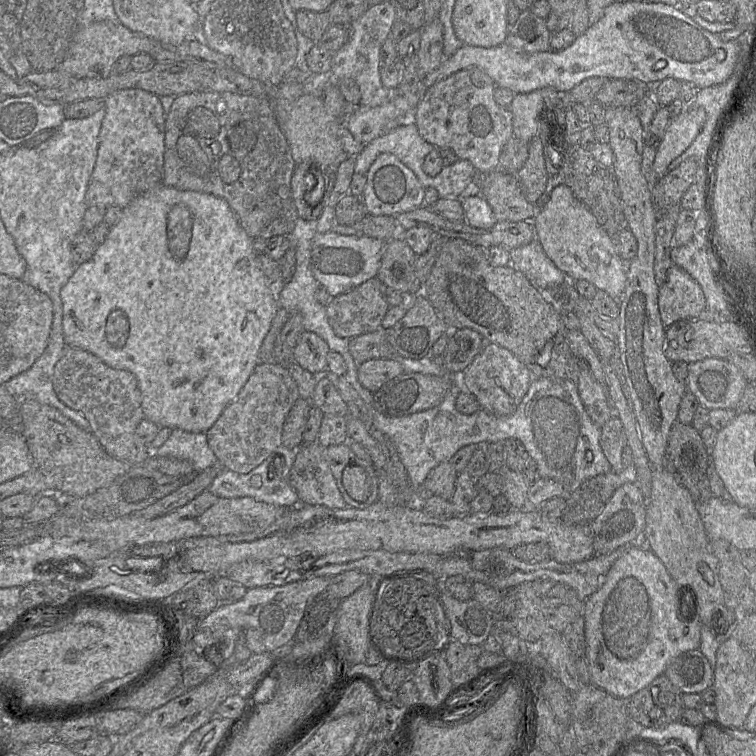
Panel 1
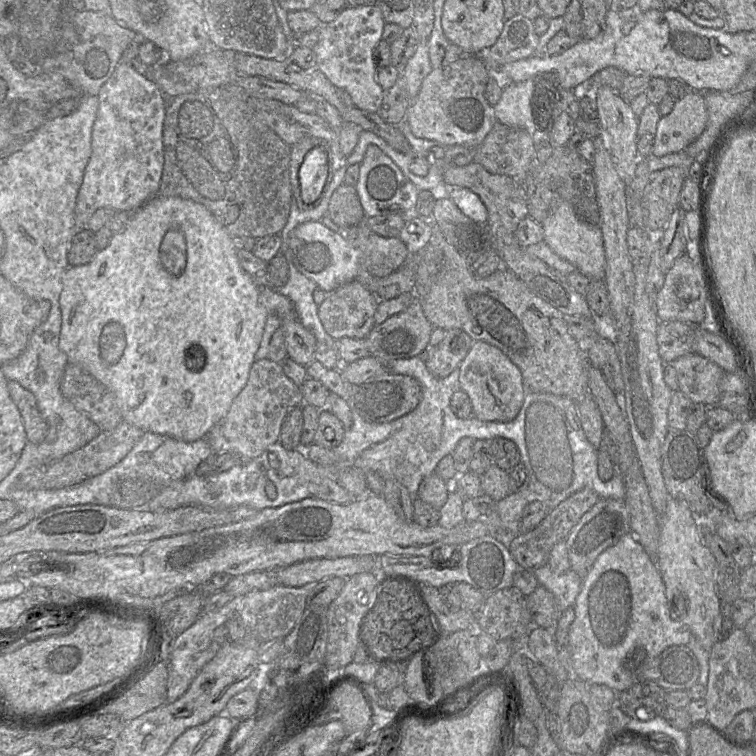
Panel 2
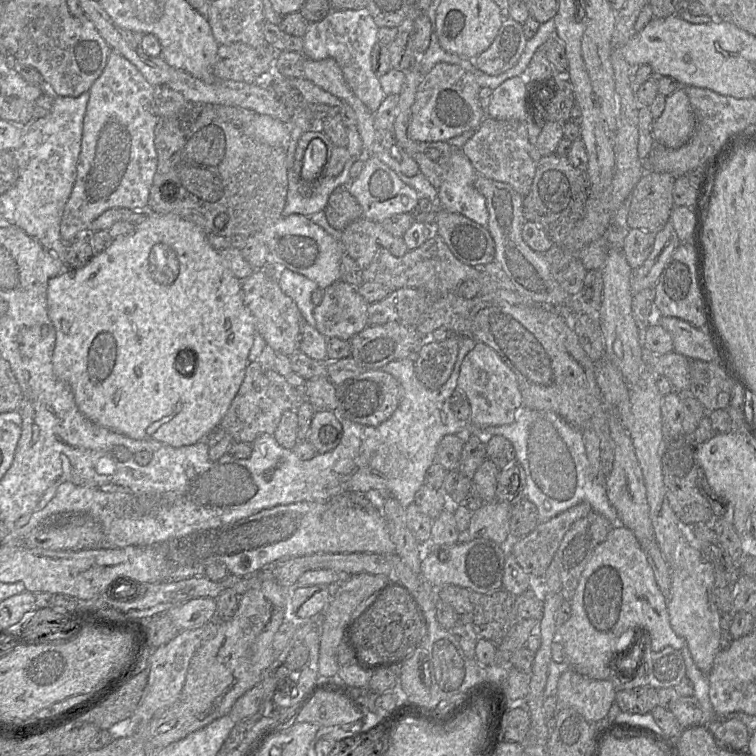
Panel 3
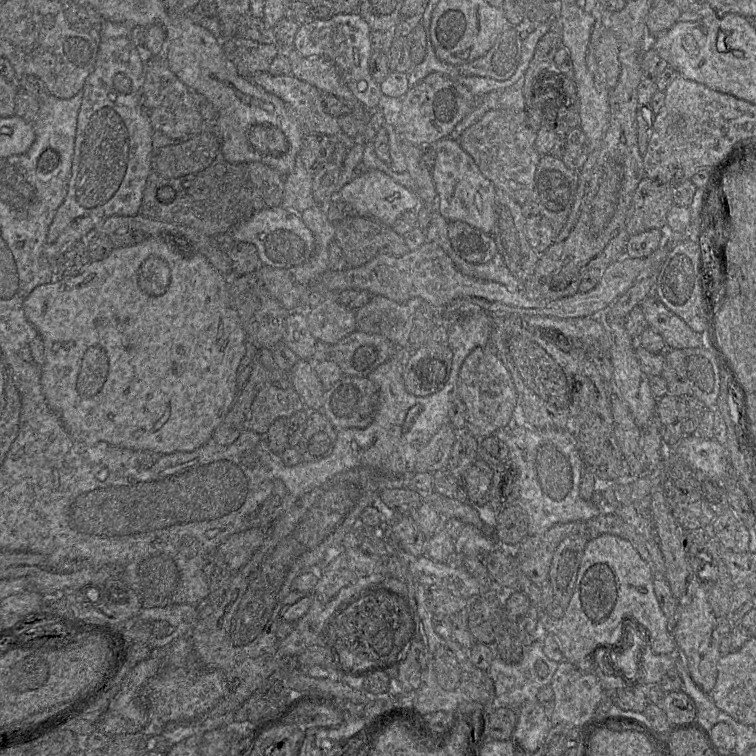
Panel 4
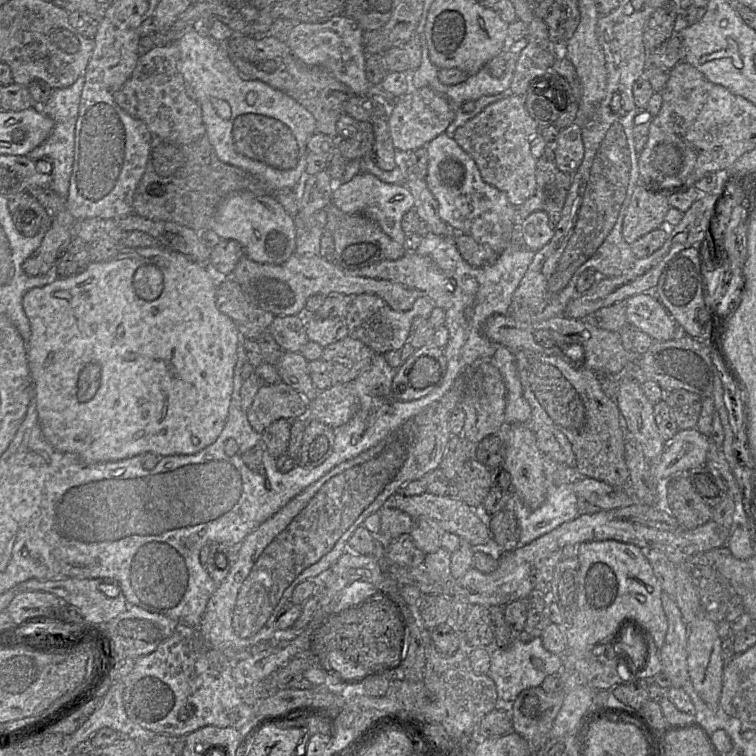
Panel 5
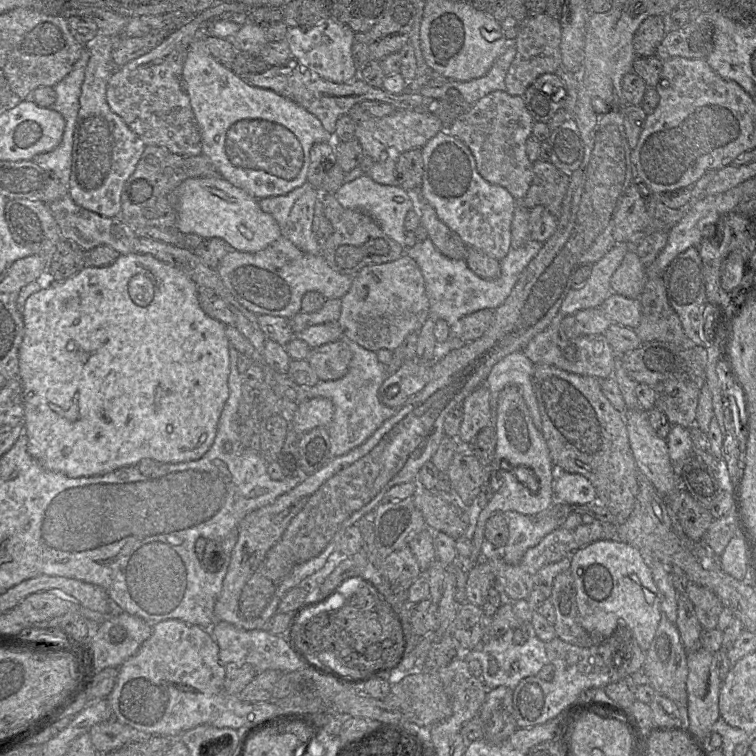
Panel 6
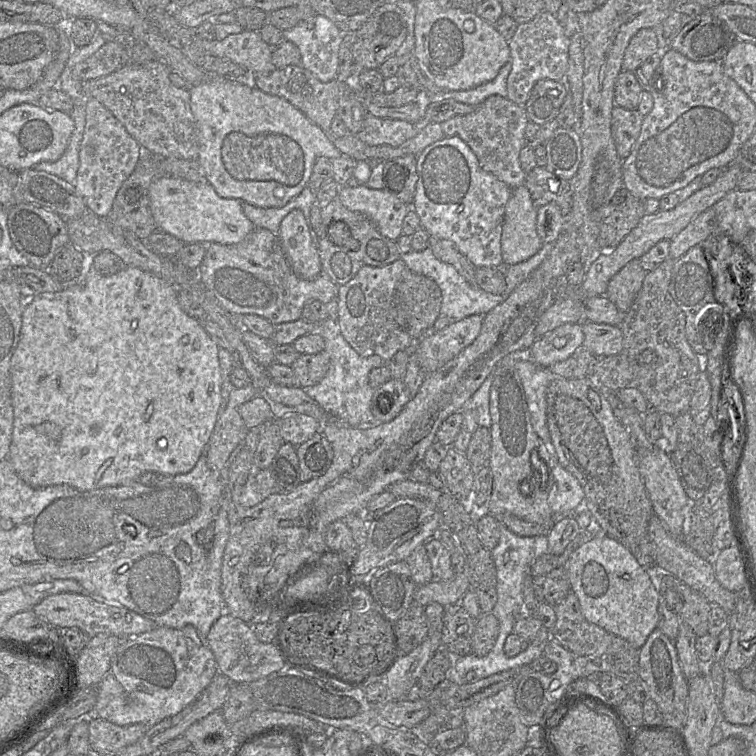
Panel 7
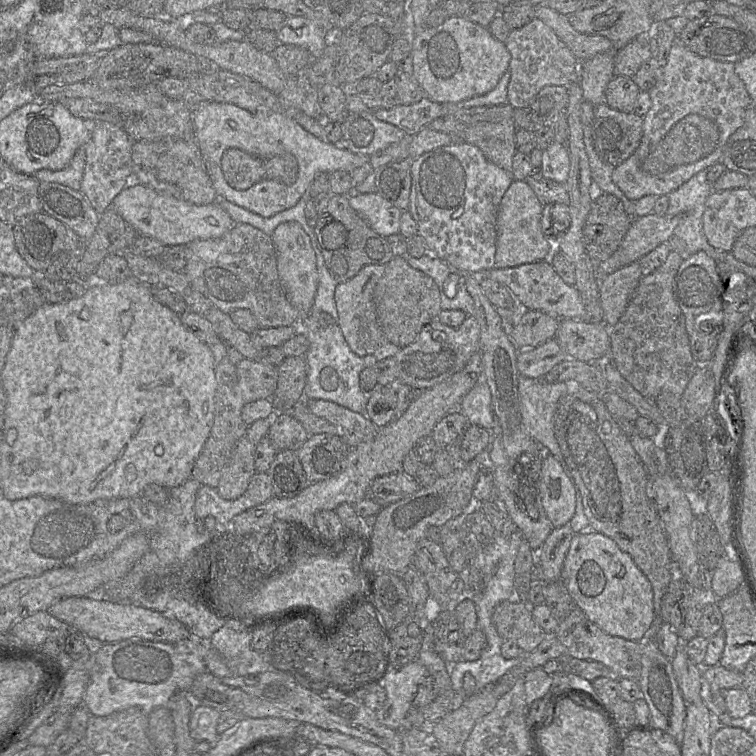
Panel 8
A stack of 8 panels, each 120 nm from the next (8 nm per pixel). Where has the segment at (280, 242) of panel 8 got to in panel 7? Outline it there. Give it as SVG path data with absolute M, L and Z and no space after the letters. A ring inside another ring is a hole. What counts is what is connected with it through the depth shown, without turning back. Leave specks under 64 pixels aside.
M294 209L283 218L278 236L293 272L301 279L315 279L321 273L320 257L301 210Z

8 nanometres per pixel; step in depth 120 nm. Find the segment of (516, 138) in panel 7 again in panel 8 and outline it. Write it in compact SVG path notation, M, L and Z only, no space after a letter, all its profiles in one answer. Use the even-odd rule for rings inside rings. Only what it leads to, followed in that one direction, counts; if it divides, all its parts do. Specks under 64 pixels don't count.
M441 117L427 127L478 147L488 160L511 173L513 157L517 152L515 136L518 130L512 120L467 124L450 117Z

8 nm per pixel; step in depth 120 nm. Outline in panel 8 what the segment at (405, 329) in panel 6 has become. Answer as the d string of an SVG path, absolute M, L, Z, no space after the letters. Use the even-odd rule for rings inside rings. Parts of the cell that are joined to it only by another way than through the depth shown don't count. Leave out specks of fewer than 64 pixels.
M365 265L351 279L338 283L335 289L334 299L338 312L338 325L343 333L349 348L358 356L374 356L377 361L388 357L394 357L400 350L392 344L379 326L377 309L374 302L374 289L383 276L385 265Z

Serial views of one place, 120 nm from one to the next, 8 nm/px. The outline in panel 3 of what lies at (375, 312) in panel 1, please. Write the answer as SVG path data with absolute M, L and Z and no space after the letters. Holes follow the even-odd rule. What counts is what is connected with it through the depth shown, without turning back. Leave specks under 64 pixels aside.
M338 280L324 289L321 303L314 308L315 328L327 339L349 341L368 326L368 306L357 287Z

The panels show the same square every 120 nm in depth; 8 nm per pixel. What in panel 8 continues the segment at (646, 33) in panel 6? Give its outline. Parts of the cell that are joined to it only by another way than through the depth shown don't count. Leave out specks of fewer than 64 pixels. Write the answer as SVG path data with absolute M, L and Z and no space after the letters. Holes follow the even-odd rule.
M640 34L617 51L614 58L614 76L633 78L640 66L651 57L648 34Z

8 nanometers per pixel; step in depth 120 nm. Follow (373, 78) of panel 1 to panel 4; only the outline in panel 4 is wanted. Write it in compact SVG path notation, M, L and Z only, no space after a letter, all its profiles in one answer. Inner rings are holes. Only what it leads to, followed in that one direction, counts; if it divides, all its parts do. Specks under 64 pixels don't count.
M358 12L337 14L328 19L315 19L300 25L293 42L293 49L304 57L329 58L347 87L368 111L378 108L383 101L379 84L369 72L369 58L372 53L370 32L369 25Z

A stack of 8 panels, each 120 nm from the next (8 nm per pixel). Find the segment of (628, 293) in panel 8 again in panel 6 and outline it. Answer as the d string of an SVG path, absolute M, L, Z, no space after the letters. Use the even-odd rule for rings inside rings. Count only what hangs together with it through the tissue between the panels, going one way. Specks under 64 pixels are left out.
M630 250L613 273L610 287L613 293L627 298L639 299L646 280L644 265L637 254Z

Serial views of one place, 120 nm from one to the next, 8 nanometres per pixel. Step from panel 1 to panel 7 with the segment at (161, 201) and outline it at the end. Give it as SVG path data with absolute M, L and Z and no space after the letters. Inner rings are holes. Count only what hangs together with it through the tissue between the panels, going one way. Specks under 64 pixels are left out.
M125 267L123 270L109 276L102 275L96 270L90 271L83 285L73 285L66 287L56 293L36 294L34 299L23 309L22 327L19 343L10 360L10 378L11 378L11 400L13 406L13 432L11 444L7 458L10 460L17 475L29 486L33 488L43 488L51 485L69 485L82 491L94 490L107 486L121 486L137 481L138 477L147 471L156 472L163 475L186 474L197 464L203 449L206 447L210 436L213 433L218 411L222 402L222 375L219 364L218 352L219 346L211 339L209 334L203 328L200 320L186 314L178 303L178 288L162 278L146 272L136 267Z

